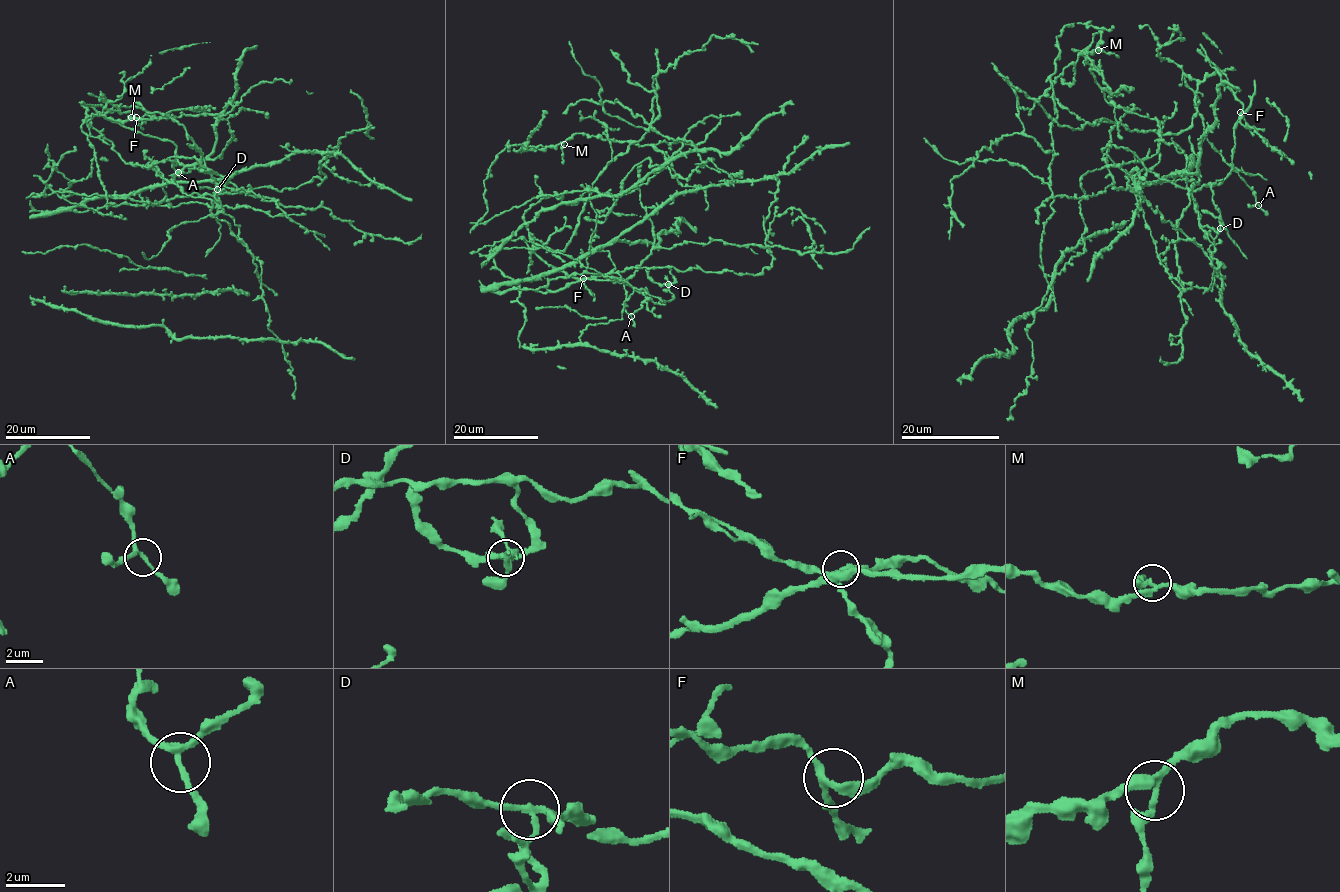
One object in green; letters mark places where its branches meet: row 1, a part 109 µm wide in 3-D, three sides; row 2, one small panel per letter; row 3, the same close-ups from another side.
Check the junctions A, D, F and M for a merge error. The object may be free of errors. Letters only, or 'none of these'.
D

